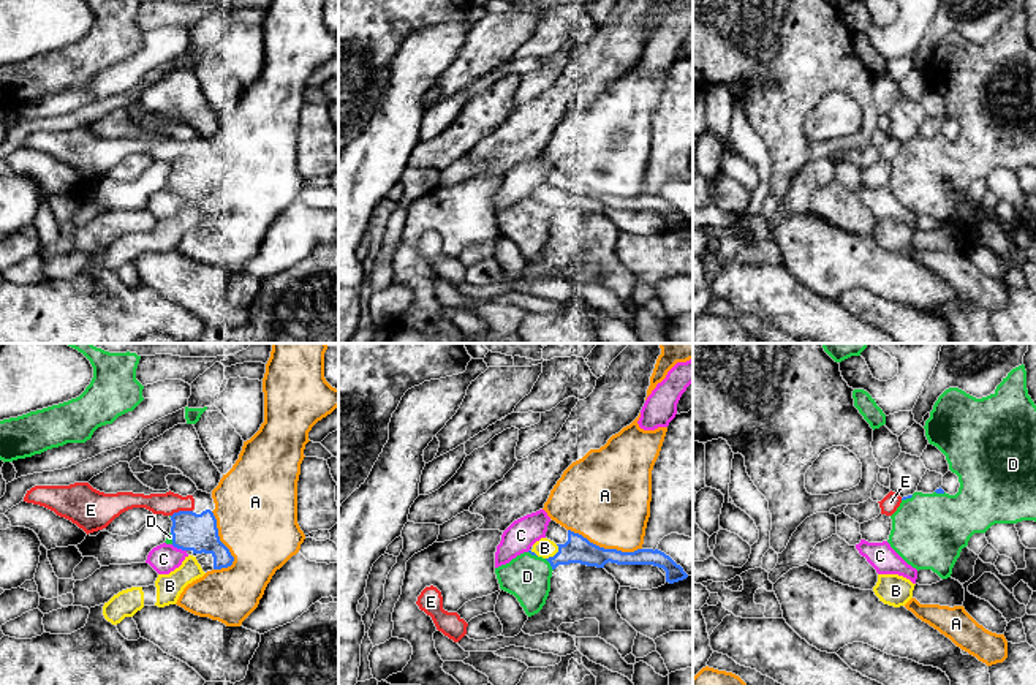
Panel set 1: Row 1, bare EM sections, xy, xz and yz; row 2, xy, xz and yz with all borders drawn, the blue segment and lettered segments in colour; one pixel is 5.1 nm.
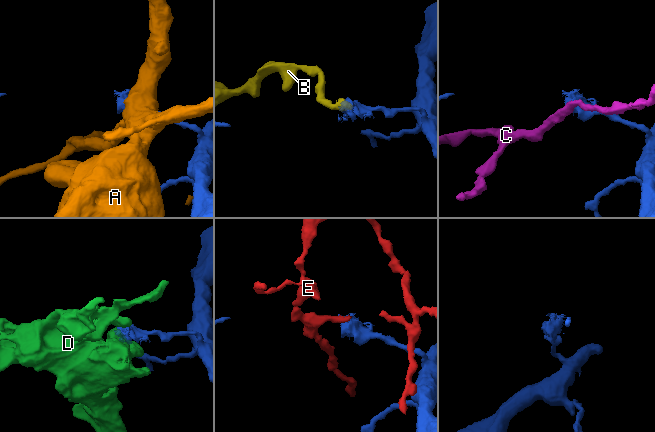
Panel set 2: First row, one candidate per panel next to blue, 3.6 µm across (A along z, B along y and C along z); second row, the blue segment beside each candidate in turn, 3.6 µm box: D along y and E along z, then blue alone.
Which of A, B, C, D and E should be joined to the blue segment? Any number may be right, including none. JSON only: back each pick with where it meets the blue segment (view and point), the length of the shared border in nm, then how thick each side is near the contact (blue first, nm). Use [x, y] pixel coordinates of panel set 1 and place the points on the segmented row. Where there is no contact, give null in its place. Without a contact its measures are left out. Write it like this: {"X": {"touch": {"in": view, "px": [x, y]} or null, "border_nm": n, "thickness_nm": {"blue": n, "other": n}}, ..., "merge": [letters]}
{"B": {"touch": {"in": "xz", "px": [555, 554]}, "border_nm": 100, "thickness_nm": {"blue": 140, "other": 100}}, "merge": ["B"]}

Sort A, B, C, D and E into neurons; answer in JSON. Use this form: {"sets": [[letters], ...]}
{"sets": [["A"], ["B"], ["C"], ["D"], ["E"]]}

